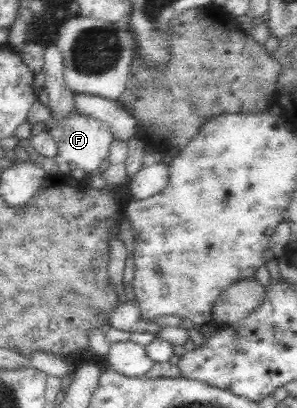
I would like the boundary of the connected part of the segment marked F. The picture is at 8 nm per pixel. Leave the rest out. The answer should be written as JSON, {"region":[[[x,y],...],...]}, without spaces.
{"region":[[[38,100],[30,109],[27,120],[31,124],[47,123],[47,130],[51,131],[57,144],[57,153],[54,159],[58,164],[60,173],[69,173],[68,163],[74,163],[76,167],[82,169],[86,177],[91,173],[100,173],[102,163],[109,157],[109,150],[114,139],[108,123],[86,116],[78,116],[76,111],[73,111],[71,117],[66,120],[53,121],[50,107],[42,106]]]}

